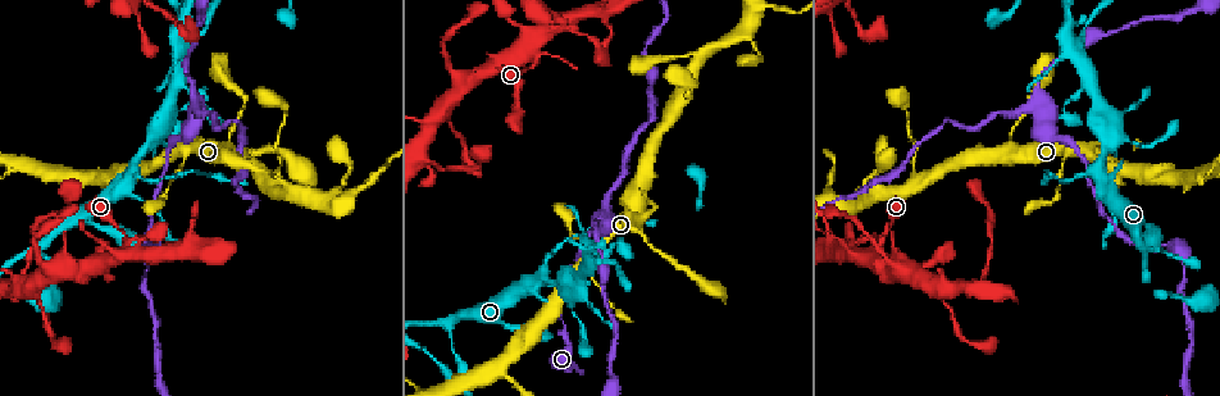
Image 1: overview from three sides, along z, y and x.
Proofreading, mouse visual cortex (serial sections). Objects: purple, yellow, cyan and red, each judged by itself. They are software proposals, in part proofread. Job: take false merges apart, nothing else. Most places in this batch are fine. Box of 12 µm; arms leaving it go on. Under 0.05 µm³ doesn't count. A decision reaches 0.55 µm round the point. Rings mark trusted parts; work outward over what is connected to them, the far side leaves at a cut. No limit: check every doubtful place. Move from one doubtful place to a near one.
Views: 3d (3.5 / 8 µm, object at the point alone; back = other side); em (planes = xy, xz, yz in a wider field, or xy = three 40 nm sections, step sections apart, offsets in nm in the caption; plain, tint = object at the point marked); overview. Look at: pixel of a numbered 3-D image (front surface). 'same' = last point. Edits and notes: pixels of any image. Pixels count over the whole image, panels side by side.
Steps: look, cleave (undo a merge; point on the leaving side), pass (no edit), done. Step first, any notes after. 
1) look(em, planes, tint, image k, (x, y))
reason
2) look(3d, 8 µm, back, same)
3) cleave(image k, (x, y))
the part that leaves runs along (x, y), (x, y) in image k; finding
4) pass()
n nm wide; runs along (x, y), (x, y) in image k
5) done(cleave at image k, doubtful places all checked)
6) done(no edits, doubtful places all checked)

look(3d, 8 µm, image 1, (130, 171))
three arms meet

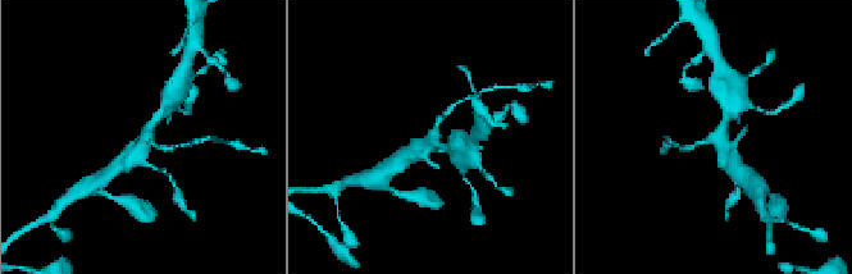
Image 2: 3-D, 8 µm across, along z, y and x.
look(3d, 3.5 µm, image 2, (434, 140))
closer look

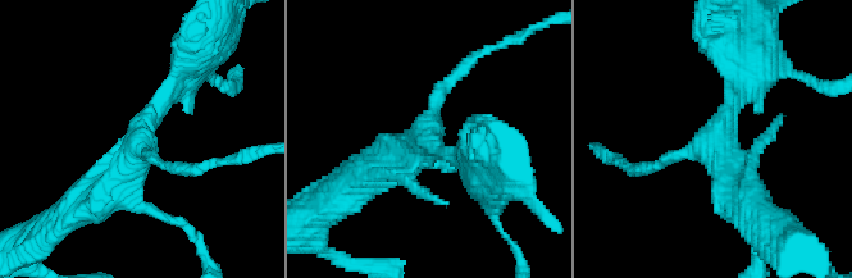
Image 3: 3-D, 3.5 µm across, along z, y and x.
look(em, planes, tint, image 3, (715, 145))

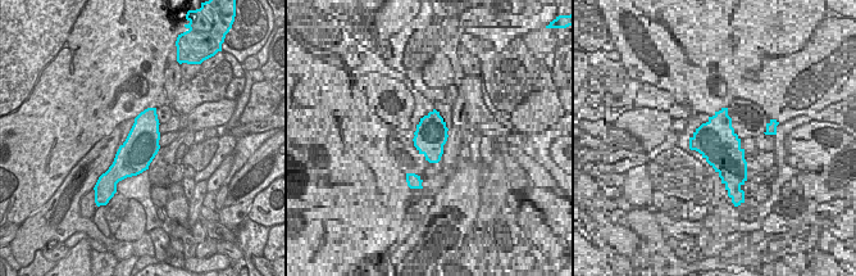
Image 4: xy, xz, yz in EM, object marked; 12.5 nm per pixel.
pass()
runs along (90, 203), (183, 80) in image 3; one cell here

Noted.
look(3d, 3.5 µm, image 1, (1069, 15))
a fork

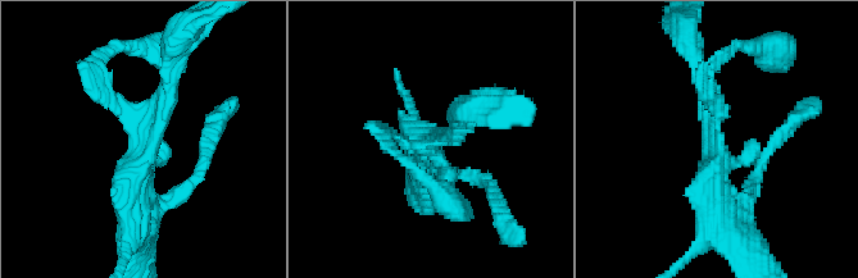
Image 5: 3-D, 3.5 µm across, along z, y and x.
look(em, xy, step 5, tint, image 5, (432, 140))
shape alone is not enough

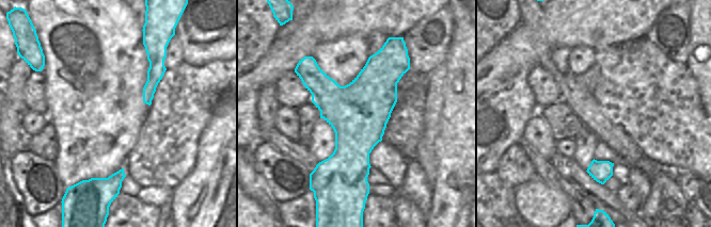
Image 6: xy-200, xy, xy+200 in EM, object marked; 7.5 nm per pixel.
pass()
runs along (736, 233), (697, 89) in image 5; one cell here

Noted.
look(3d, 8 µm, image 1, (1038, 103))
sharp bend

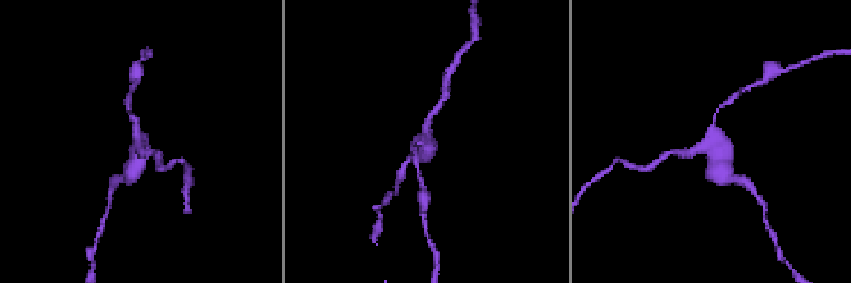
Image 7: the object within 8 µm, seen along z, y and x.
look(em, xy, step 3, tint, image 7, (139, 145))
3 arms; arms of 150, 200, 450 nm; shape alone is not enough

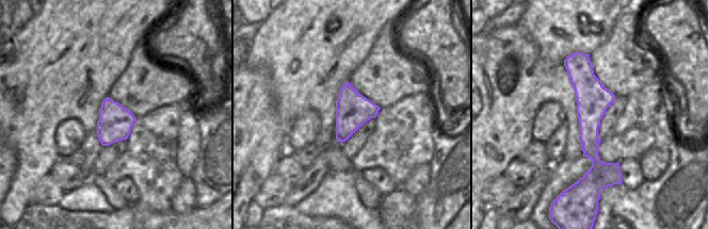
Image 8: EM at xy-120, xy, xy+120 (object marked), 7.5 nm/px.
pass()
260 nm wide; runs along (128, 174), (139, 151), (128, 109) in image 7; all the same cell

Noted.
look(3d, 8 µm, image 1, (187, 76))
thin neck

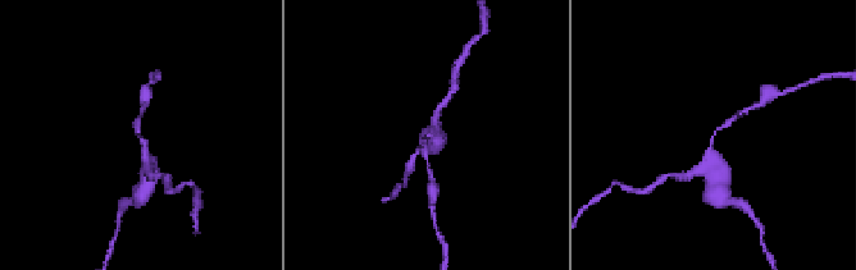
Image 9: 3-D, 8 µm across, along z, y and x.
look(em, xy, step 5, tint, image 9, (427, 136))
arms of 200, 350 nm; now the EM

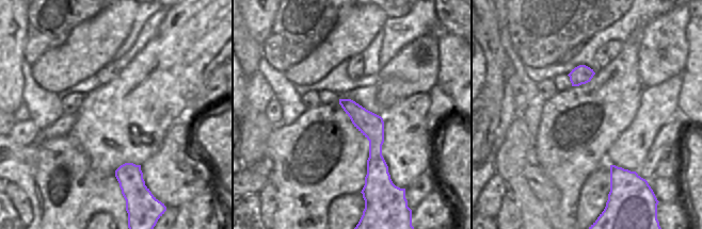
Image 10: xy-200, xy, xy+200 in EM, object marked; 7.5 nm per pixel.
pass()
190 nm wide; runs along (341, 101), (375, 133), (370, 182) in image 10; continuous, no second cell

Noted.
done(no edits, doubtful places all checked)

